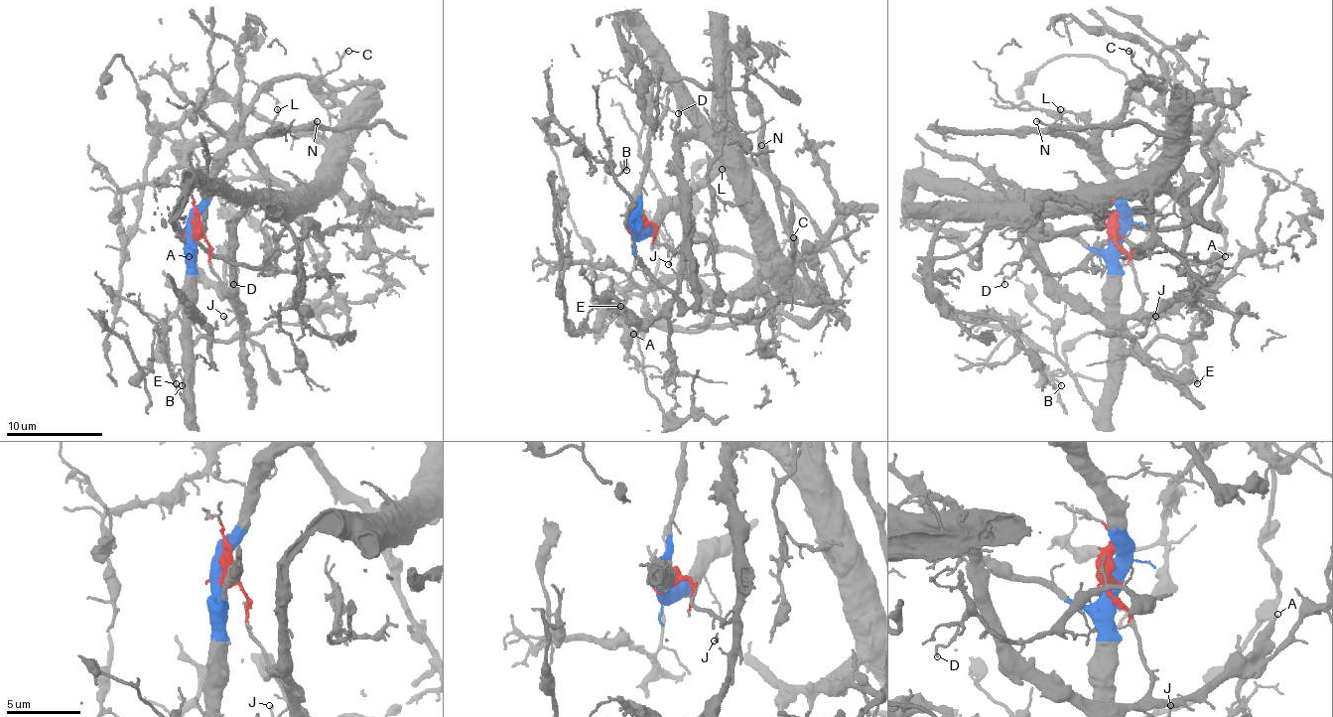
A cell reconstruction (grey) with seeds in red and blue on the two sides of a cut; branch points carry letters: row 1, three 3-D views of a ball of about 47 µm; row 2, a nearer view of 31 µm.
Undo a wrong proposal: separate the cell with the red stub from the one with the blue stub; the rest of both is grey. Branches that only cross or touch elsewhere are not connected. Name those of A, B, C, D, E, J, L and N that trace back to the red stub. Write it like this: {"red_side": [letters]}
{"red_side": ["A", "D", "E", "J"]}

